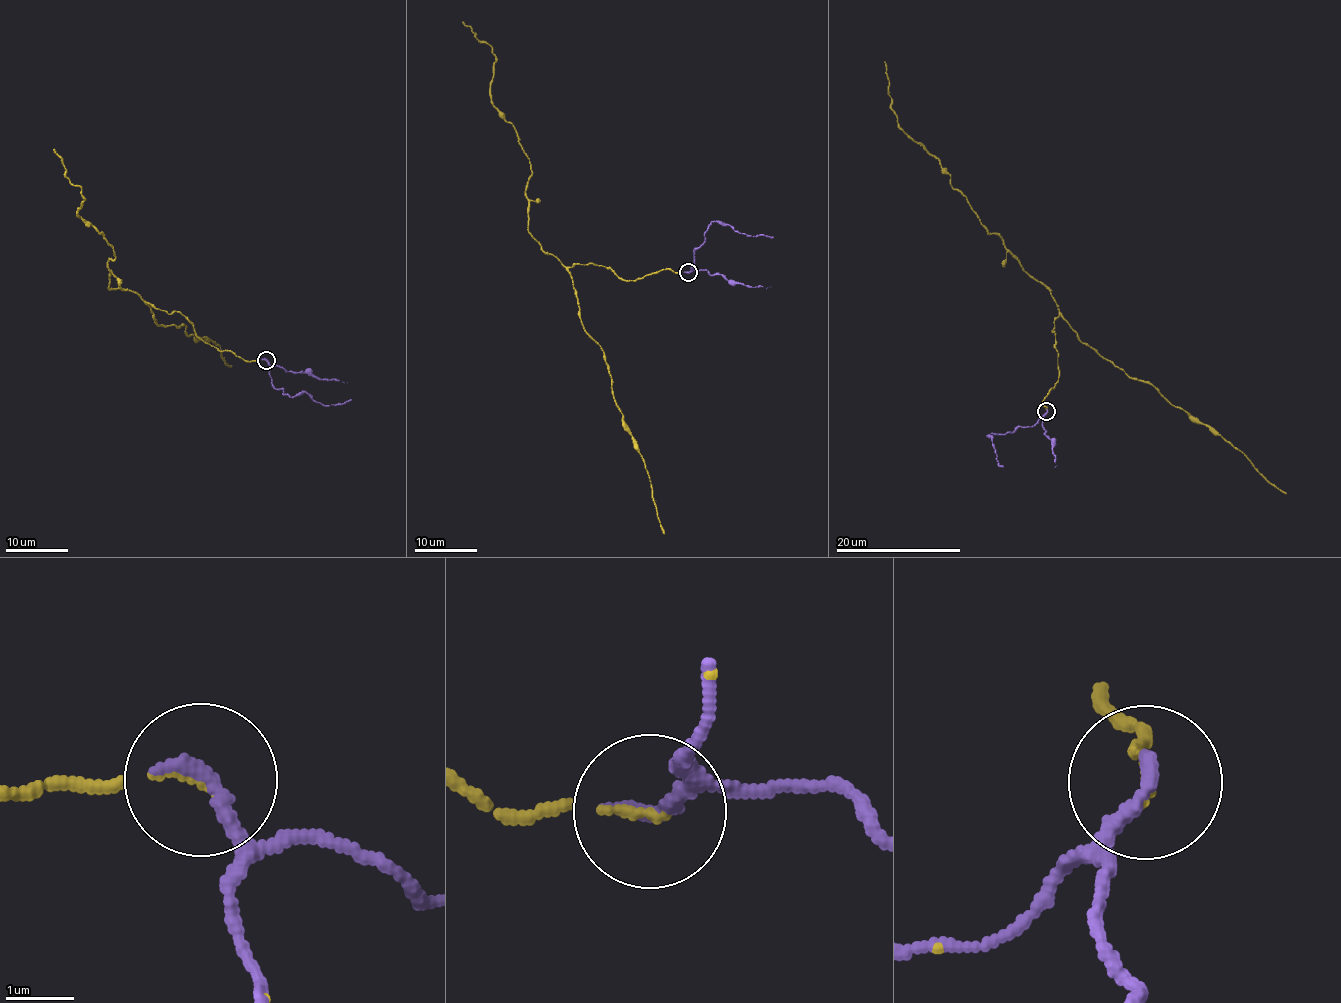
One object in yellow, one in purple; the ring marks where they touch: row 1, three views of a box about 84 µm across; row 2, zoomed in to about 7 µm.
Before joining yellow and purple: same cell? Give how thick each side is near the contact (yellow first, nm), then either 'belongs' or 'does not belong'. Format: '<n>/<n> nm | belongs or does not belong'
80/280 nm | belongs

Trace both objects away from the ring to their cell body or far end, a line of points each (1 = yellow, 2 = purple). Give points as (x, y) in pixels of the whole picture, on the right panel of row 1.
1: (1046, 412), (1058, 379), (1058, 306), (901, 128), (885, 61)
2: (1046, 412), (1034, 426), (987, 436), (991, 438), (998, 467), (1003, 465)

